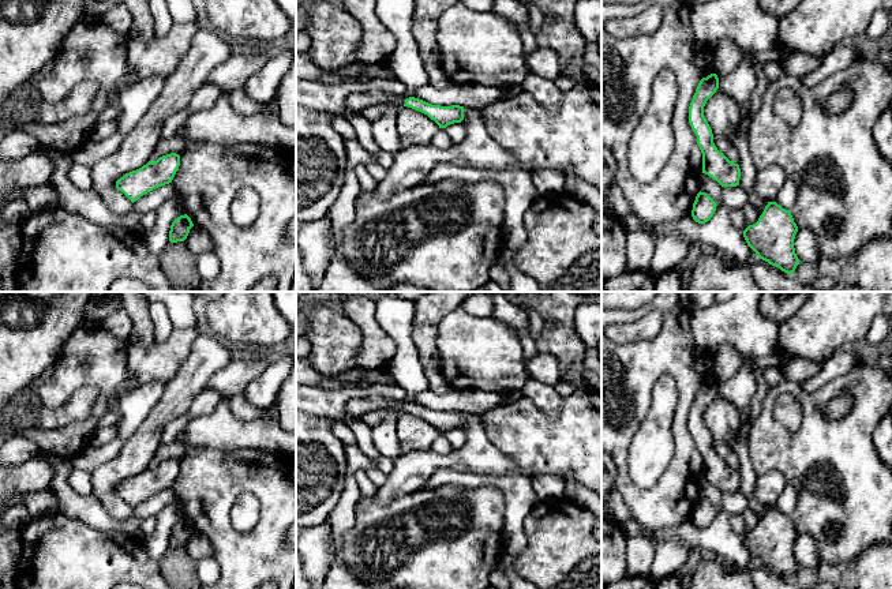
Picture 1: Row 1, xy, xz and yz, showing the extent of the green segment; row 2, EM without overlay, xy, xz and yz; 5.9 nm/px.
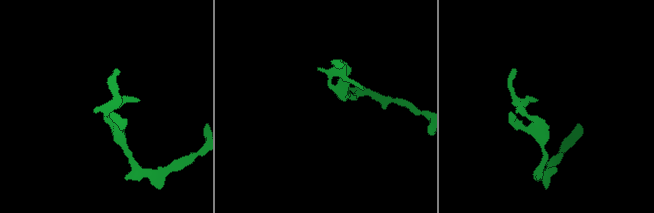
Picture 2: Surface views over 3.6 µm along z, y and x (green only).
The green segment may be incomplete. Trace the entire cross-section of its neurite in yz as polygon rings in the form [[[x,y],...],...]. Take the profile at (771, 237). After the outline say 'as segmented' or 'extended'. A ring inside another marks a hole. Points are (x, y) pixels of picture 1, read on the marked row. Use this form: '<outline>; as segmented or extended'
[[[768,202],[758,221],[743,230],[743,237],[760,259],[792,274],[801,262],[794,248],[797,232],[791,211]]]; as segmented

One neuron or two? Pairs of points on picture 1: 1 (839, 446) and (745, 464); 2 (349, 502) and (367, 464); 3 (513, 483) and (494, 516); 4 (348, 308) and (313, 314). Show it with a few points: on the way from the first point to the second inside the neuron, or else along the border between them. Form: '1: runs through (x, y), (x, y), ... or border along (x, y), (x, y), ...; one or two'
1: border along (745, 441), (752, 468), (757, 475); two
2: runs through (349, 490), (349, 472), (355, 466); one
3: border along (473, 487), (494, 486), (502, 494), (503, 532); two
4: border along (326, 306), (344, 314), (359, 330); two

